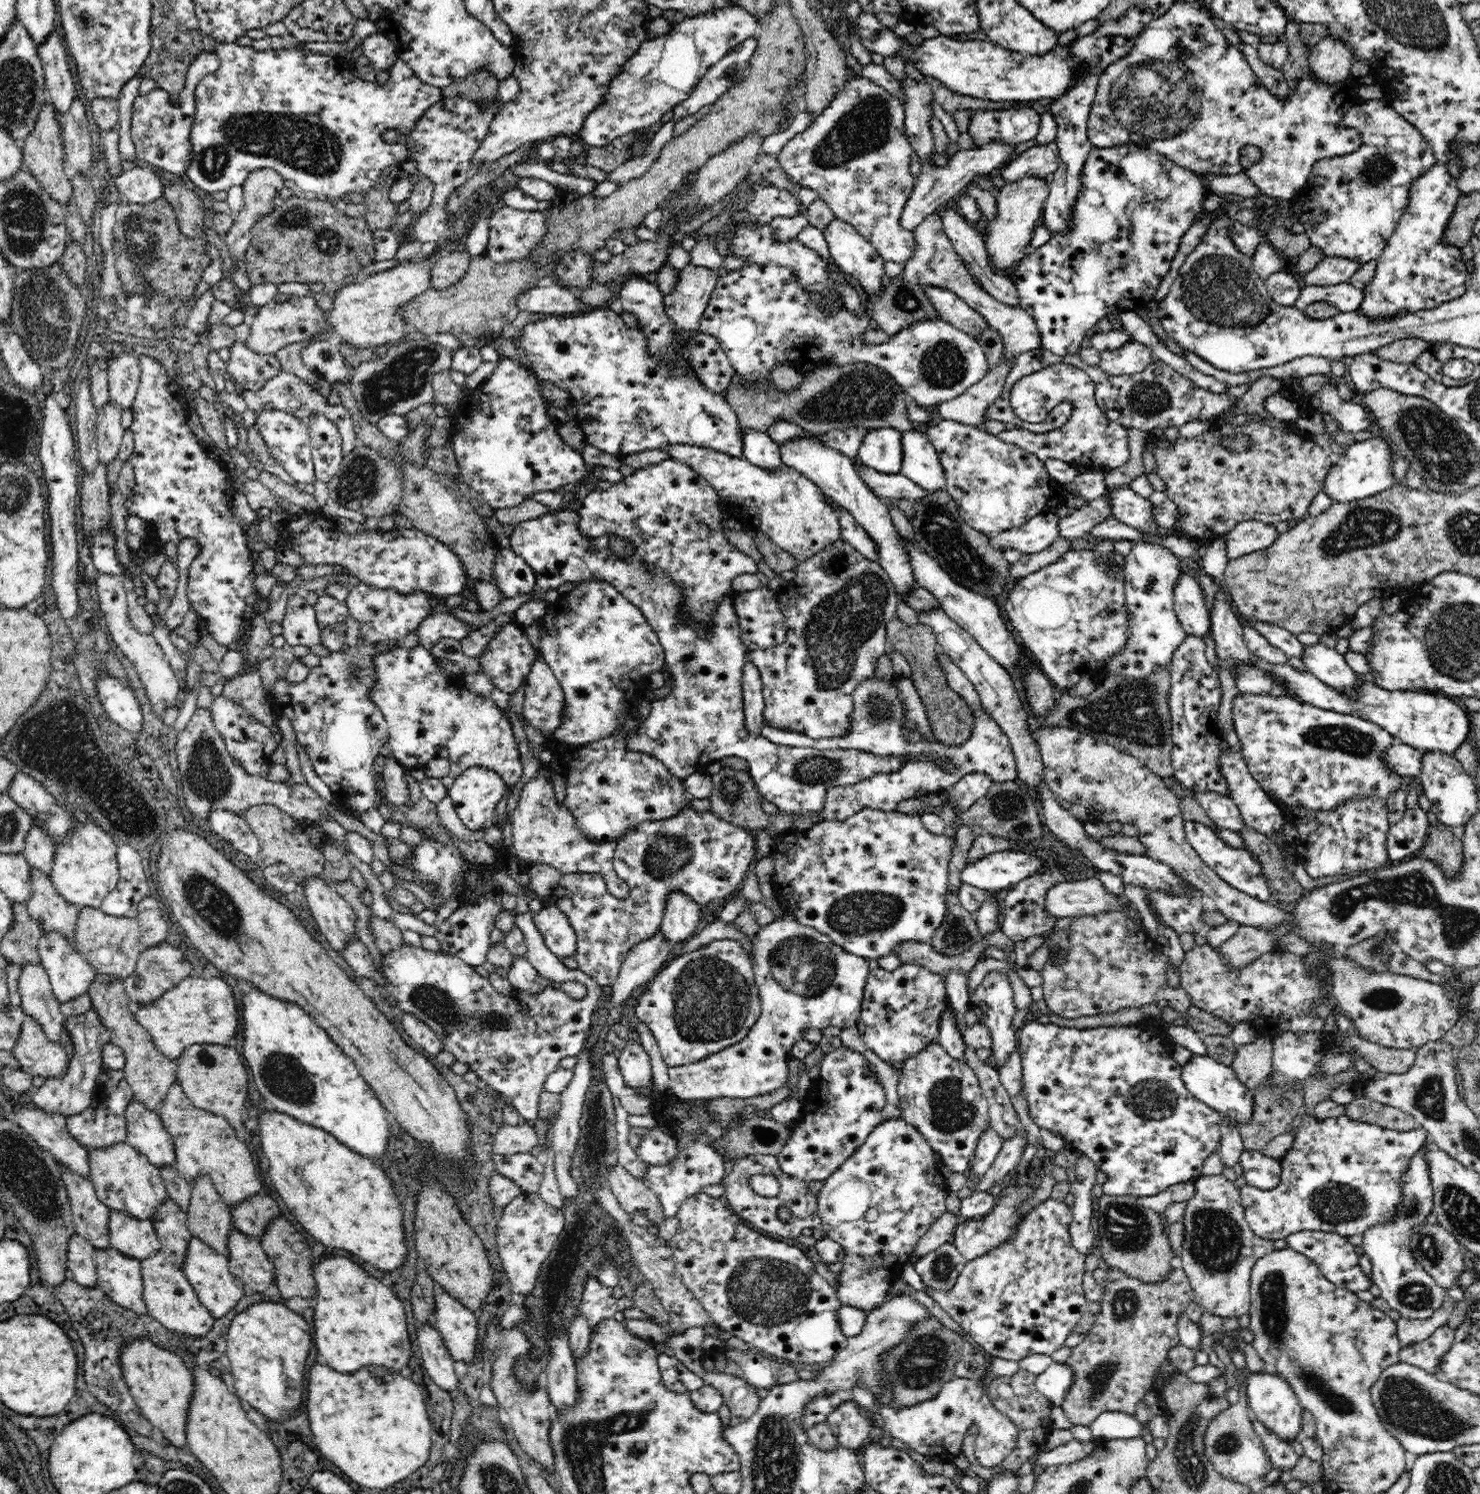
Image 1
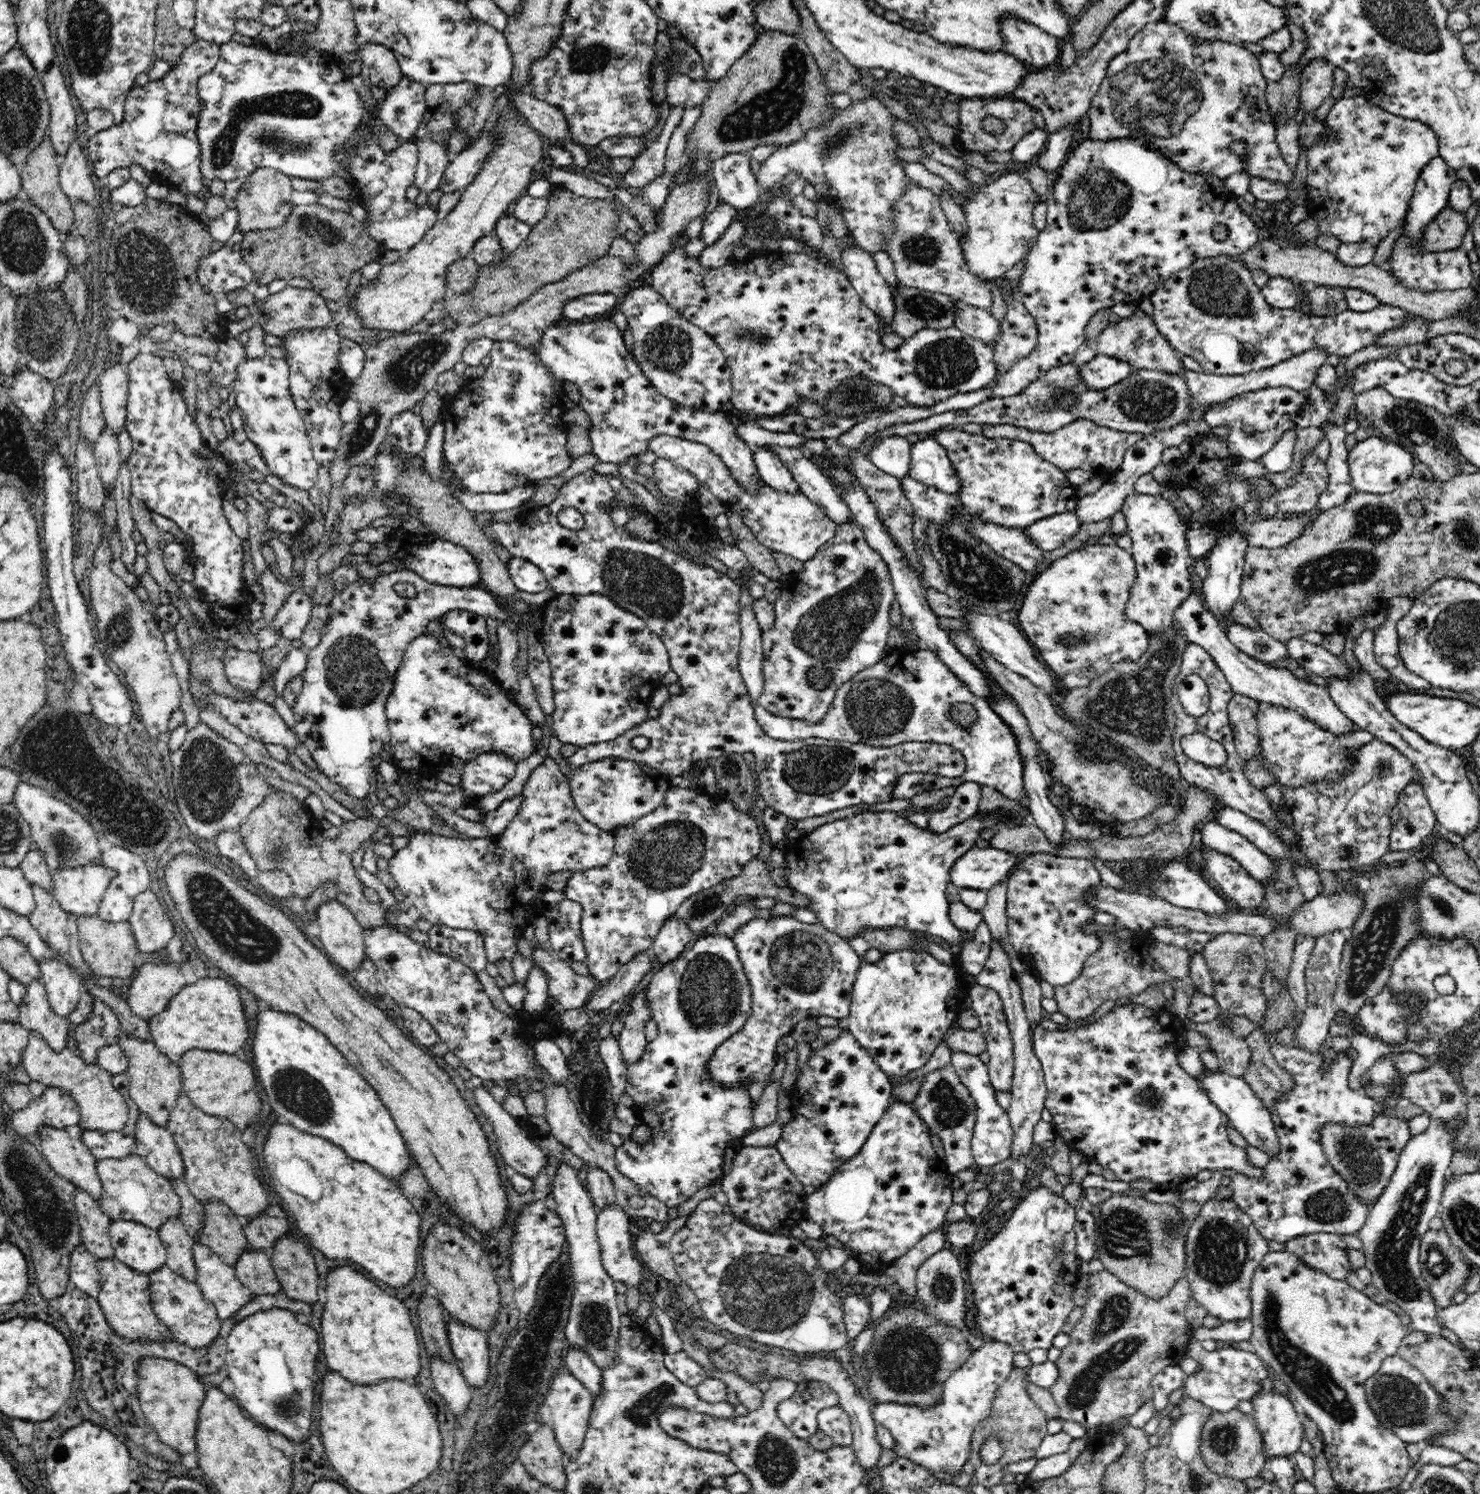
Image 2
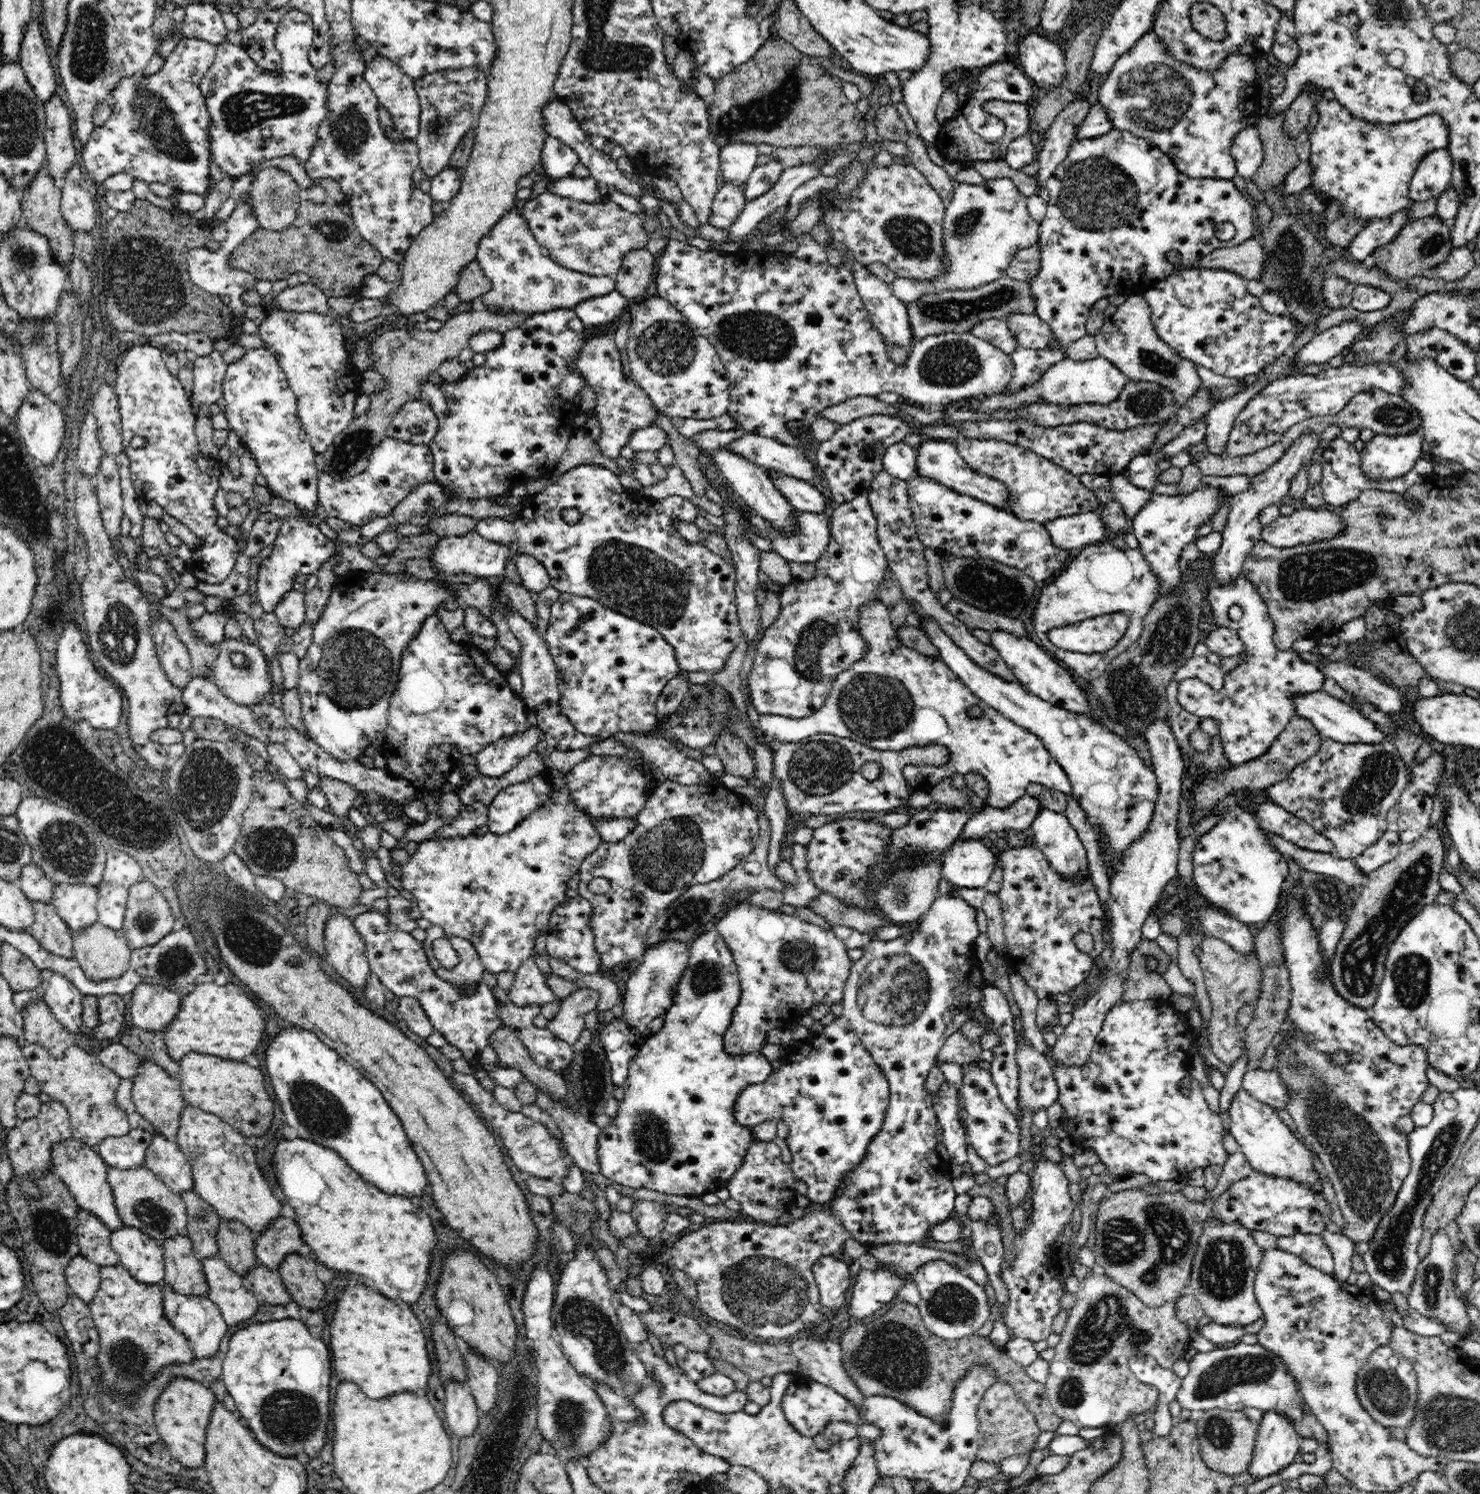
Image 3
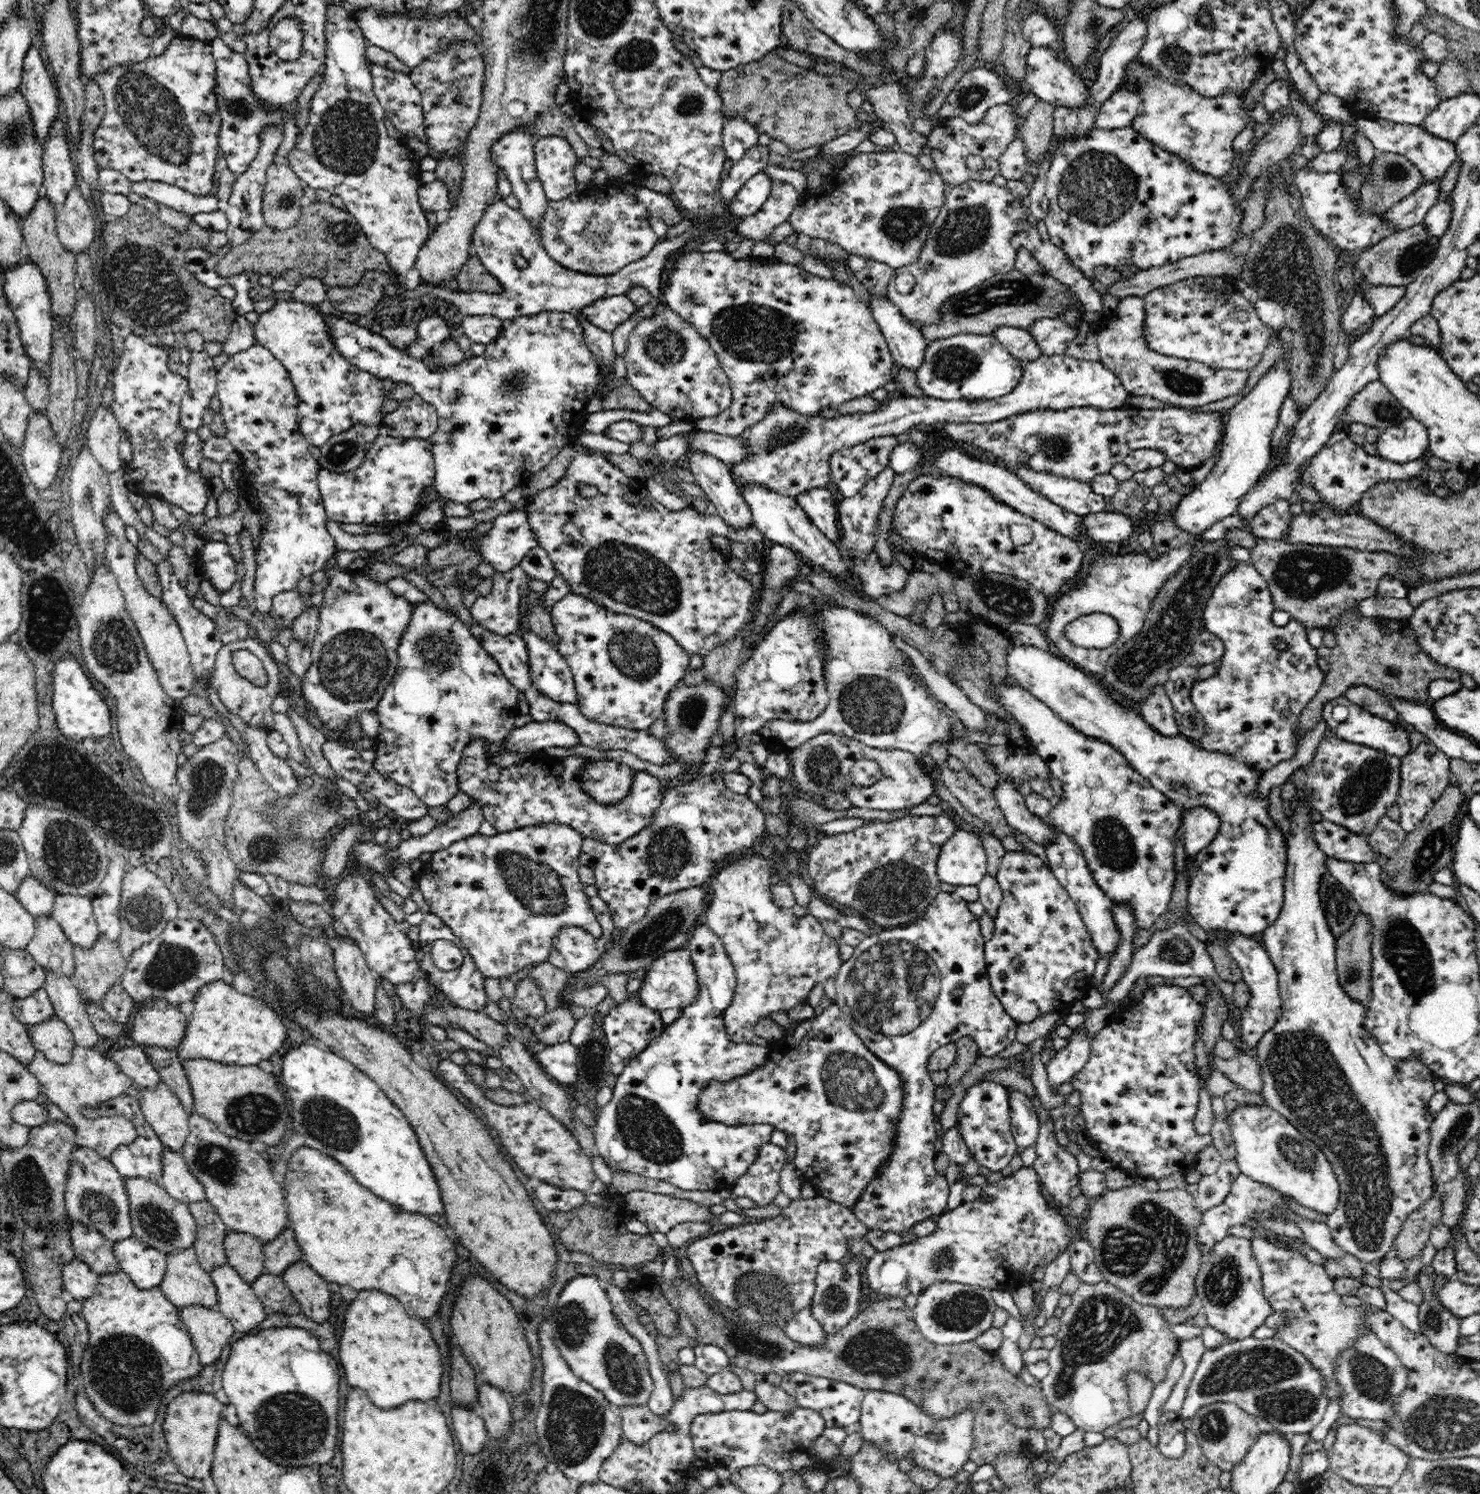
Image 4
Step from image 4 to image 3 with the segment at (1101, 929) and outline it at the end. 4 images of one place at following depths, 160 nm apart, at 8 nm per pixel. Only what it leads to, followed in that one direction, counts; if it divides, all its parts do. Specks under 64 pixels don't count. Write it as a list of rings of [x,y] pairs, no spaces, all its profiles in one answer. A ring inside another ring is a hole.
[[[1042,807],[1040,814],[1034,819],[1029,826],[1034,844],[1040,848],[1045,858],[1051,863],[1050,867],[1072,881],[1079,883],[1083,881],[1088,874],[1088,858],[1086,849],[1082,845],[1076,830],[1070,825],[1066,814],[1049,811],[1048,808]]]

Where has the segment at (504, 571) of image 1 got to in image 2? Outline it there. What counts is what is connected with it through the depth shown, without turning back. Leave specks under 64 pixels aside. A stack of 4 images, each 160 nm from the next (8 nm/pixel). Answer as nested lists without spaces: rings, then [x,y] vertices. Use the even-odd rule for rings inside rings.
[[[511,557],[505,564],[518,591],[528,594],[544,592],[549,588],[548,580],[540,568],[529,560]]]

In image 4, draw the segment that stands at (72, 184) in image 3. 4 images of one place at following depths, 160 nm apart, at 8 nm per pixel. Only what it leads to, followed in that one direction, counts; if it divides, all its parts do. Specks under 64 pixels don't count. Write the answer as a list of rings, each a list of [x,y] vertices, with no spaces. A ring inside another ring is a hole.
[[[74,185],[66,200],[58,208],[56,216],[56,234],[64,248],[78,256],[86,253],[94,242],[96,222],[88,202]]]

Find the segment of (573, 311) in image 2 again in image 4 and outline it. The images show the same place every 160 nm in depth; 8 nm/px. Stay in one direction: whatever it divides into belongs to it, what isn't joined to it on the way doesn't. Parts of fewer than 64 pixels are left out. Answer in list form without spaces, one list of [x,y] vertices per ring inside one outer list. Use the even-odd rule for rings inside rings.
[[[616,295],[601,298],[582,309],[594,326],[612,333],[618,324],[626,322],[630,315],[638,311],[640,307],[636,306],[626,295]]]

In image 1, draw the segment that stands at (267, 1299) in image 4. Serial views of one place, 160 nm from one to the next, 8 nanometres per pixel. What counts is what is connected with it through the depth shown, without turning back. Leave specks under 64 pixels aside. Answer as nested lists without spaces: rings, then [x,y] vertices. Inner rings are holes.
[[[232,1228],[230,1236],[228,1236],[228,1243],[229,1254],[227,1259],[229,1260],[229,1269],[235,1277],[242,1279],[256,1293],[262,1293],[269,1286],[275,1284],[275,1264],[268,1258],[262,1248],[260,1239]]]

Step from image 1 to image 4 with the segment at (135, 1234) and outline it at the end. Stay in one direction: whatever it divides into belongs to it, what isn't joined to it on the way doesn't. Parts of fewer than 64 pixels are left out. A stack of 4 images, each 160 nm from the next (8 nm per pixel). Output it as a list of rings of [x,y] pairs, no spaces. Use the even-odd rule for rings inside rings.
[[[134,1235],[130,1238],[113,1243],[113,1251],[118,1259],[122,1272],[126,1273],[139,1289],[153,1289],[159,1286],[167,1269],[167,1254],[158,1249],[152,1249]]]

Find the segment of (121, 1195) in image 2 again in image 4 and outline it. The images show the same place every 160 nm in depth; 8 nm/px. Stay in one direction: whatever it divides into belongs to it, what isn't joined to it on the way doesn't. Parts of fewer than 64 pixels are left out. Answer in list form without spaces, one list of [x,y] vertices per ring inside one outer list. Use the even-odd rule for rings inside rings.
[[[125,1178],[125,1189],[129,1195],[133,1235],[138,1240],[166,1254],[193,1246],[197,1240],[197,1222],[190,1212],[189,1205],[169,1196],[164,1187],[150,1179]]]

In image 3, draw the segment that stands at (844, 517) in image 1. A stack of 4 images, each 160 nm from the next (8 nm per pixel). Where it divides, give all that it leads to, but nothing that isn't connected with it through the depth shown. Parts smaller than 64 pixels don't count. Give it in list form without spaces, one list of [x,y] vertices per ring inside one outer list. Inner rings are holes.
[[[747,433],[727,446],[732,453],[742,455],[748,461],[774,470],[779,474],[796,476],[814,486],[816,480],[814,464],[794,444],[783,444],[780,440]]]

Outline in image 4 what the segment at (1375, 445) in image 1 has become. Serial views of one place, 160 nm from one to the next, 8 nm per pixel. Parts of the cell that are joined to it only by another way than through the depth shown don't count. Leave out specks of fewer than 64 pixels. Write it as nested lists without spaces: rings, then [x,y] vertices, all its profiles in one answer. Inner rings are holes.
[[[1411,416],[1398,425],[1392,425],[1390,428],[1381,430],[1375,444],[1378,451],[1377,456],[1382,460],[1407,463],[1423,458],[1429,447],[1429,434],[1425,423]]]

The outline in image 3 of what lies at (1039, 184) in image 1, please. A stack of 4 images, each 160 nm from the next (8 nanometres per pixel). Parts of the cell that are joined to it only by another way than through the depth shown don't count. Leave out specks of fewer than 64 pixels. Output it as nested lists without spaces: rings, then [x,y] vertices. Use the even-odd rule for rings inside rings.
[[[1010,178],[987,179],[983,186],[955,184],[950,202],[945,203],[939,273],[926,279],[897,276],[890,284],[894,296],[904,304],[914,304],[922,296],[954,289],[970,290],[1004,276],[1018,250],[1039,242],[1039,222],[1030,216],[1027,200]]]

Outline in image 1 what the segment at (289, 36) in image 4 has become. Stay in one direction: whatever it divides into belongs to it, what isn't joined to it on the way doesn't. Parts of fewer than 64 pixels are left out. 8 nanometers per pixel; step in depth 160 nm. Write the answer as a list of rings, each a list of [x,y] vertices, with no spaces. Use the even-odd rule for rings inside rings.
[[[228,42],[217,43],[215,51],[221,60],[218,70],[214,70],[212,74],[207,74],[198,83],[195,90],[195,122],[190,136],[190,143],[192,143],[194,148],[192,154],[194,160],[186,171],[186,176],[194,185],[209,193],[227,191],[232,186],[241,186],[254,170],[270,168],[276,170],[285,180],[295,182],[297,185],[296,189],[301,194],[330,200],[332,204],[339,206],[342,204],[344,196],[350,194],[350,192],[364,195],[364,192],[368,192],[376,184],[382,172],[388,166],[397,166],[398,162],[402,162],[409,154],[409,144],[407,142],[387,142],[384,134],[389,130],[393,130],[396,135],[408,139],[413,134],[414,129],[417,128],[418,122],[425,116],[427,110],[432,108],[442,98],[440,88],[422,82],[400,57],[394,61],[392,68],[390,68],[389,81],[385,84],[379,84],[376,81],[369,82],[357,78],[352,73],[352,65],[346,57],[339,55],[330,57],[330,54],[322,54],[318,50],[301,48],[254,50],[252,46],[240,46],[236,43]]]

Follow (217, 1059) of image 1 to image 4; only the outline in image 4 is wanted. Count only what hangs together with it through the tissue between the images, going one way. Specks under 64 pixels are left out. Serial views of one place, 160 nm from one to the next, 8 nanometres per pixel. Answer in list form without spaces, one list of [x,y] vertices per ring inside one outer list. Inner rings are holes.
[[[189,1059],[182,1064],[192,1088],[195,1111],[214,1124],[220,1132],[246,1142],[263,1141],[267,1146],[282,1141],[286,1134],[286,1124],[291,1120],[291,1116],[288,1102],[286,1103],[284,1098],[285,1088],[278,1084],[281,1082],[280,1079],[275,1078],[272,1073],[266,1074],[258,1065],[237,1066],[213,1062],[209,1059]]]

